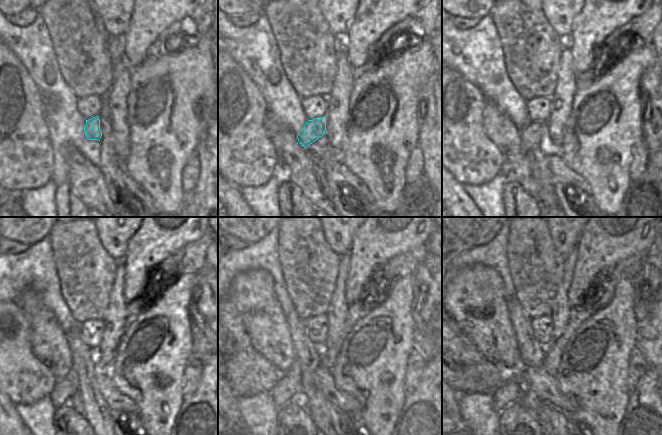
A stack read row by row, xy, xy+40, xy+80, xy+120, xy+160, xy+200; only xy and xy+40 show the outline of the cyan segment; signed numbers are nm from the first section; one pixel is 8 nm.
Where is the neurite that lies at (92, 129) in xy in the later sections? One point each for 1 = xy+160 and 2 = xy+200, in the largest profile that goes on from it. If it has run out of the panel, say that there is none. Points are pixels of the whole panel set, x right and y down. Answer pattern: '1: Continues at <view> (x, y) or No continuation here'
1: Continues at xy+160 (289, 386)
2: Continues at xy+200 (512, 391).

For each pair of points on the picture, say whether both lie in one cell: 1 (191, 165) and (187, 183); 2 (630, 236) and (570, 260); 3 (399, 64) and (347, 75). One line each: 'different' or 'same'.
1: same
2: different
3: different

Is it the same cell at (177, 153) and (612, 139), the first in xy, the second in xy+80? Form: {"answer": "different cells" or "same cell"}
{"answer": "same cell"}

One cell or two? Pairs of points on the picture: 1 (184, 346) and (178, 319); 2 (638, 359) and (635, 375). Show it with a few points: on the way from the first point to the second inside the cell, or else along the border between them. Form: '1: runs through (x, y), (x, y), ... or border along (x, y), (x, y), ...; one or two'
1: runs through (178, 339), (178, 326); one
2: runs through (635, 363), (633, 365), (635, 371); one

